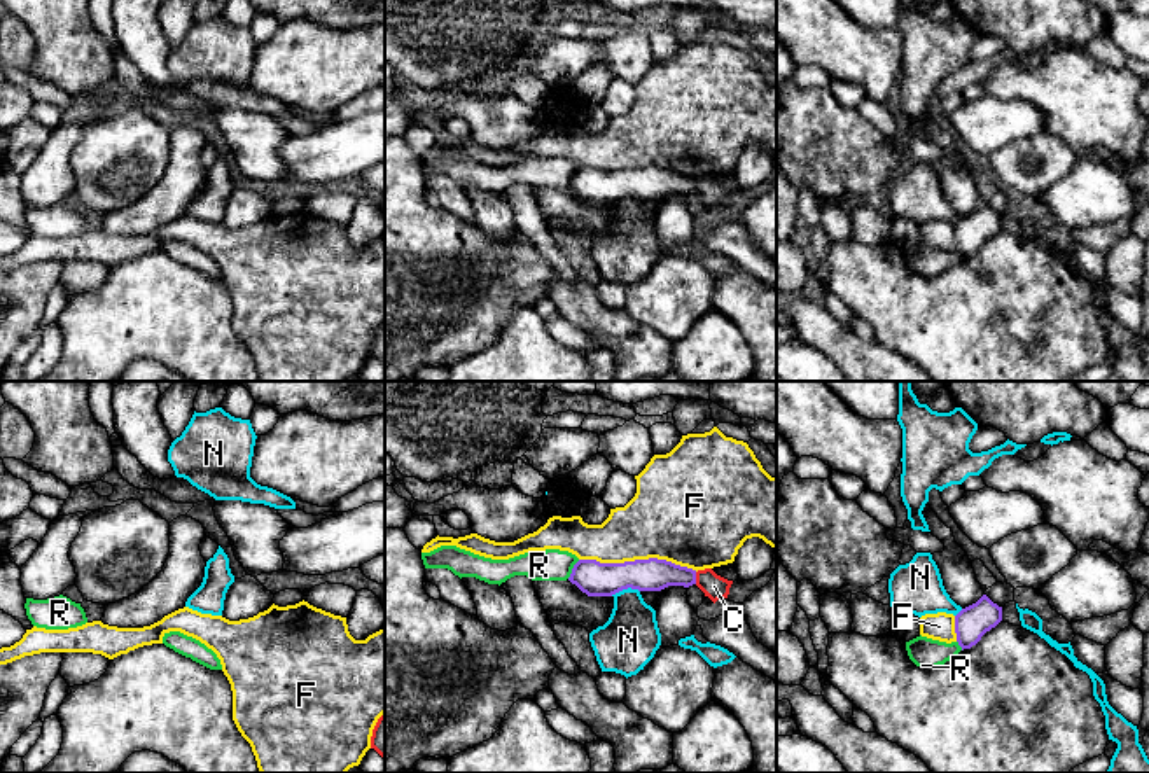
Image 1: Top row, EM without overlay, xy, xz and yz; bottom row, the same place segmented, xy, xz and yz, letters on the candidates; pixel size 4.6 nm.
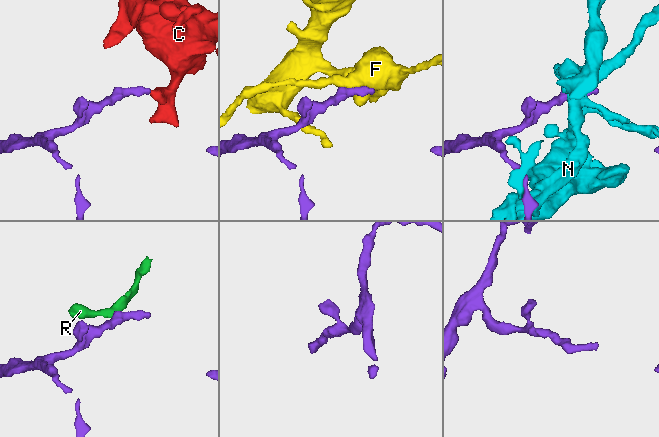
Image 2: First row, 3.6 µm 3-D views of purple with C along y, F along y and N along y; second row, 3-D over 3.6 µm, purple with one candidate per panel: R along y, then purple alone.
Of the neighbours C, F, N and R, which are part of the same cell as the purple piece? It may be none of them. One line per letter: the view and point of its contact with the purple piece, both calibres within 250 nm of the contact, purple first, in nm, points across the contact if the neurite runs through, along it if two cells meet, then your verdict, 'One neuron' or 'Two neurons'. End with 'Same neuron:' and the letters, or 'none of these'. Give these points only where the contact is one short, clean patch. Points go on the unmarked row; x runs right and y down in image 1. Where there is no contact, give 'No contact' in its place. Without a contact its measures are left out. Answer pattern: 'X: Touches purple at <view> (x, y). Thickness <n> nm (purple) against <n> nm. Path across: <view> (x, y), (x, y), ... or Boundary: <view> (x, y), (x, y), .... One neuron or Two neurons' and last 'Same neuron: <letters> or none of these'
C: Touches purple at xz (695, 186). Thickness 150 nm (purple) against 120 nm. Two neurons
F: Touches purple at xz (639, 168). Thickness 160 nm (purple) against 400 nm. Two neurons
N: Touches purple at xz (625, 196). Thickness 160 nm (purple) against 280 nm. Two neurons
R: Touches purple at xz (572, 177). Thickness 160 nm (purple) against 140 nm. One neuron
Same neuron: R

